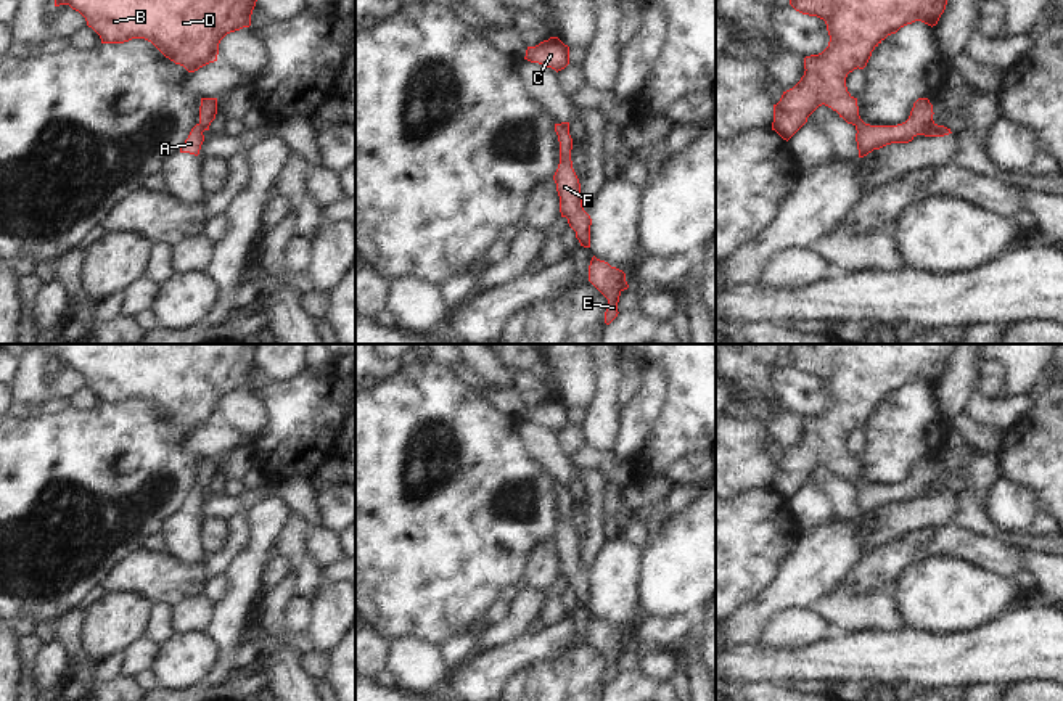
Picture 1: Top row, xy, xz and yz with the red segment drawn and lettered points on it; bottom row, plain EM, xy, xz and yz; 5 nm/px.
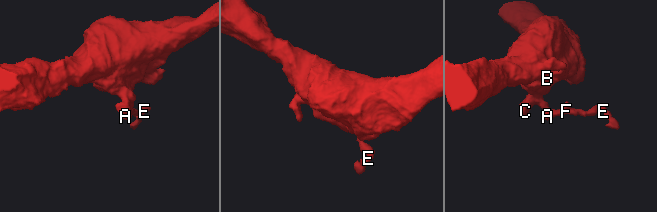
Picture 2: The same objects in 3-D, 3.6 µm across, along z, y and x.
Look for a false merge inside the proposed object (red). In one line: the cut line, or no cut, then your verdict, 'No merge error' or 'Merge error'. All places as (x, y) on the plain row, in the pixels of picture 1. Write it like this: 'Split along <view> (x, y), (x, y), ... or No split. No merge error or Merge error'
No split. No merge error.

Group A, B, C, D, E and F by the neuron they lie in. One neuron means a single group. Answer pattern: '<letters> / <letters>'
A B C D E F

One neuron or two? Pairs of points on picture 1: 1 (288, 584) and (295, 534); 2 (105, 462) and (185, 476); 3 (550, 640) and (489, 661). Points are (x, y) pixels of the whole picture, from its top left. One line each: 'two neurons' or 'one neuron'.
1: two neurons
2: one neuron
3: one neuron

